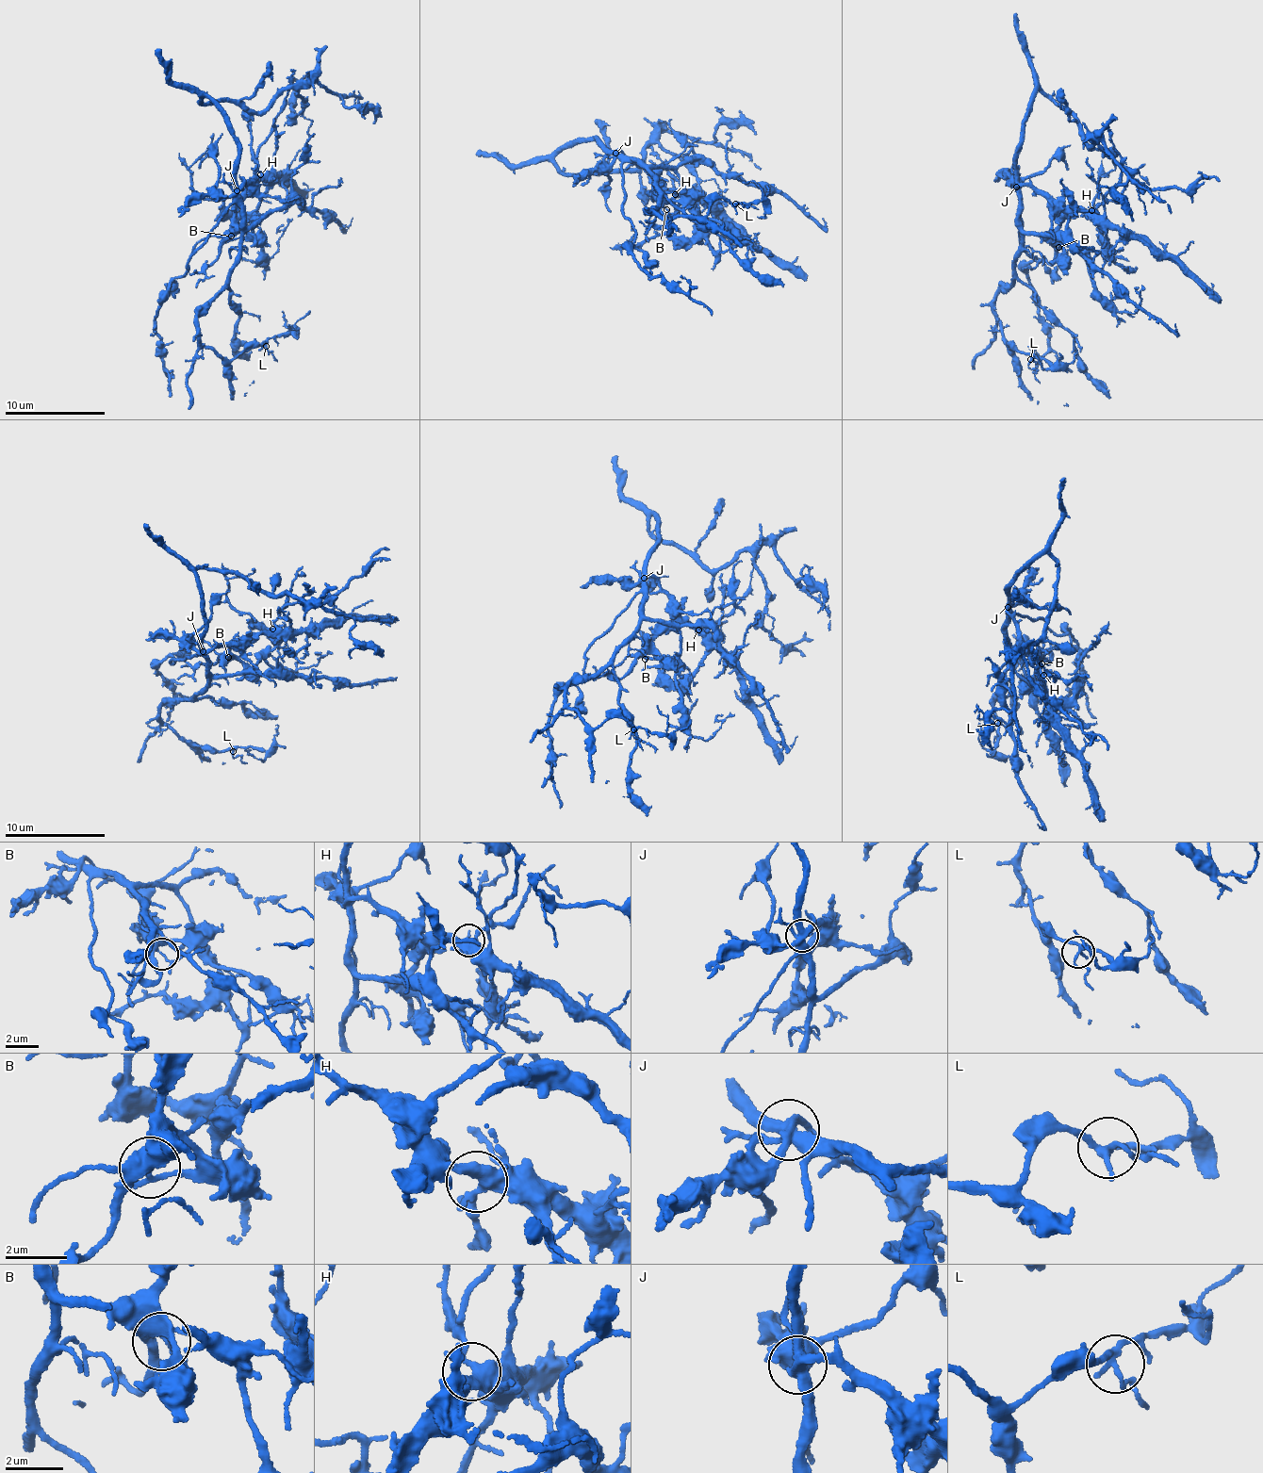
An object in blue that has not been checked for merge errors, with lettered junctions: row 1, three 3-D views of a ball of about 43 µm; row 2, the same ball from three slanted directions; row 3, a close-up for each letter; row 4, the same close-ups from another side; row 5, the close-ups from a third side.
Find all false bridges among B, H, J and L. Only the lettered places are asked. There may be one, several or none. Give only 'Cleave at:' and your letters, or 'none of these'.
Cleave at: J

